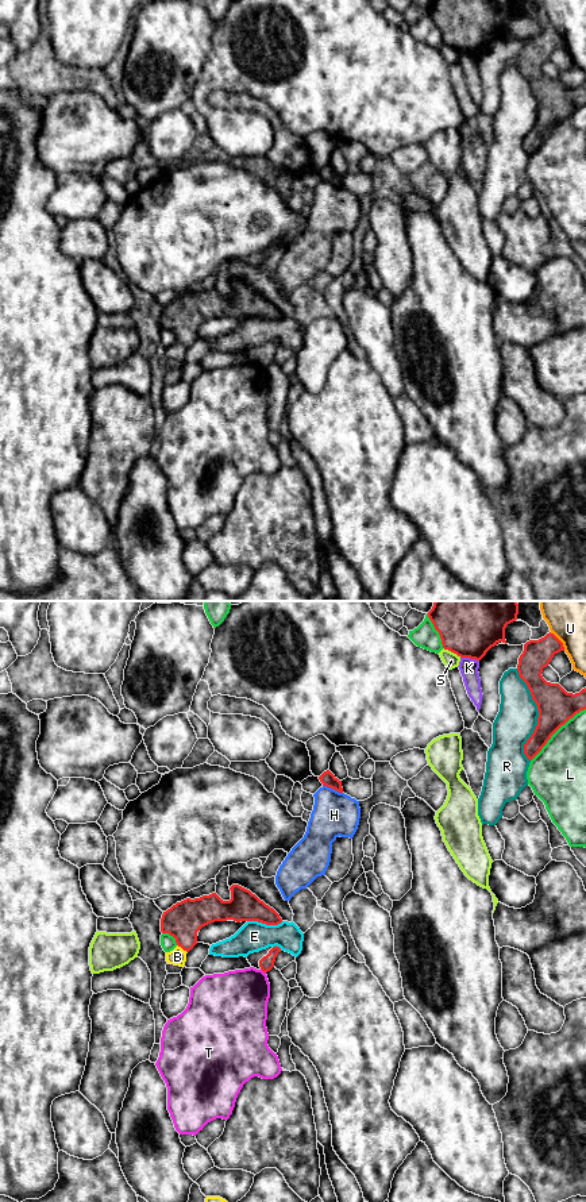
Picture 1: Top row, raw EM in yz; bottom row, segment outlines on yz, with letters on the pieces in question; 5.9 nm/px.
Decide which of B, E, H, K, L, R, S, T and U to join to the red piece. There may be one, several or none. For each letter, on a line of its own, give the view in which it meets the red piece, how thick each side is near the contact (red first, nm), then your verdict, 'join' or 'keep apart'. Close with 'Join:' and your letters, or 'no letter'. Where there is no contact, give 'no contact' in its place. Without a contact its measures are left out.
B: yz | 220/100 nm | keep apart
E: yz | 180/180 nm | keep apart
H: yz | 90/260 nm | keep apart
K: yz | 420/110 nm | keep apart
L: yz | 220/340 nm | keep apart
R: yz | 220/240 nm | keep apart
S: yz | 440/90 nm | keep apart
T: yz | 90/380 nm | keep apart
U: yz | 170/280 nm | keep apart
Join: no letter

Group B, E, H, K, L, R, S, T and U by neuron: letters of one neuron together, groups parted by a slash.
B / E / H / K / L / R / S / T / U

